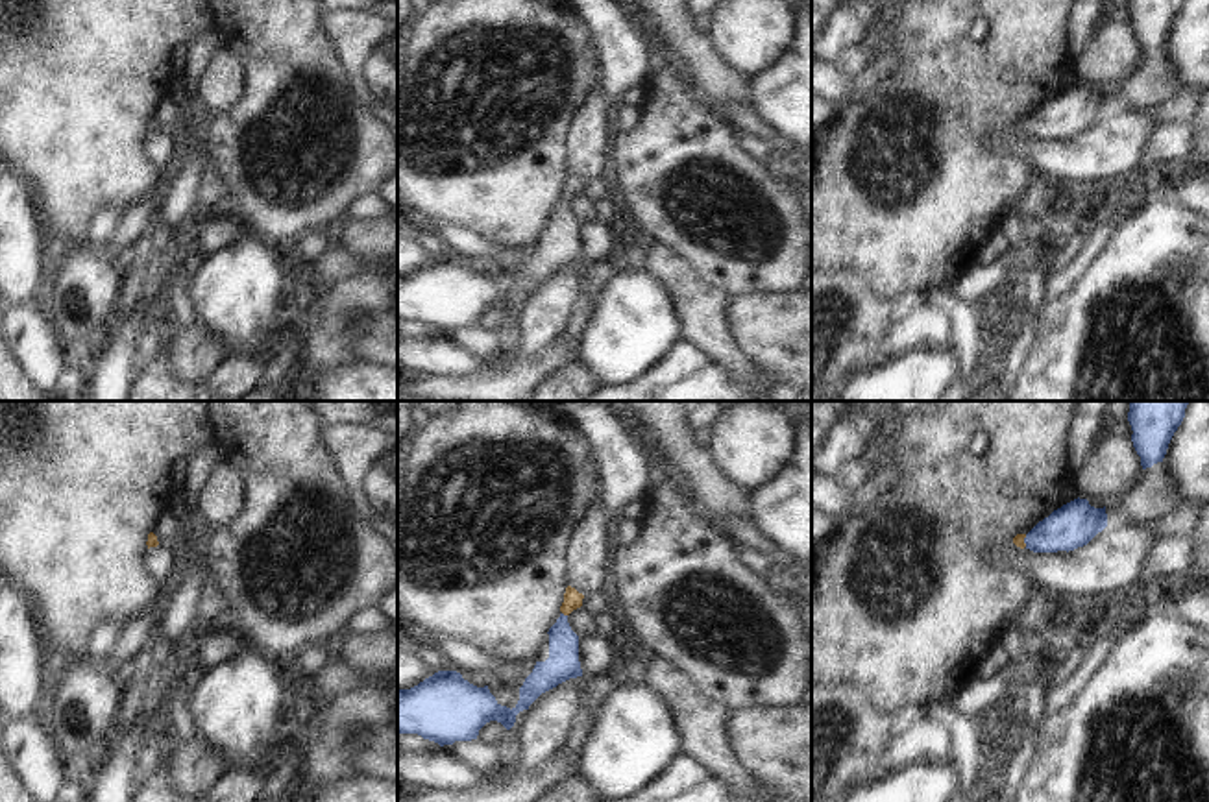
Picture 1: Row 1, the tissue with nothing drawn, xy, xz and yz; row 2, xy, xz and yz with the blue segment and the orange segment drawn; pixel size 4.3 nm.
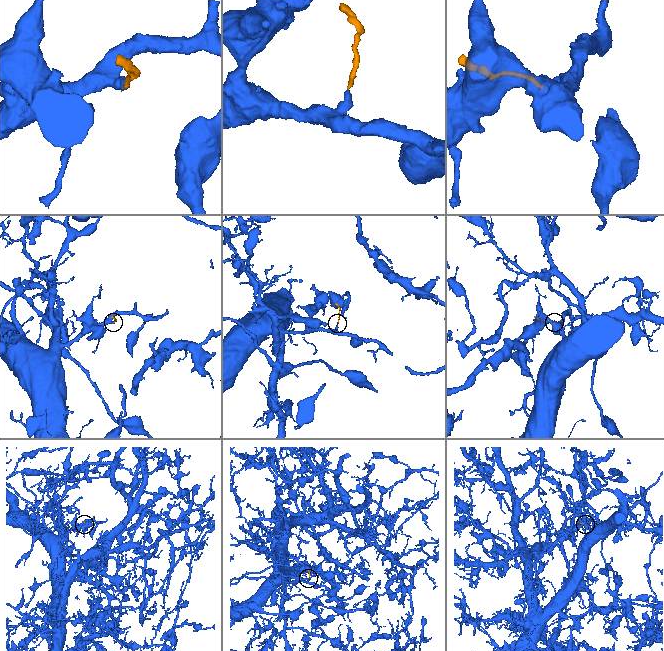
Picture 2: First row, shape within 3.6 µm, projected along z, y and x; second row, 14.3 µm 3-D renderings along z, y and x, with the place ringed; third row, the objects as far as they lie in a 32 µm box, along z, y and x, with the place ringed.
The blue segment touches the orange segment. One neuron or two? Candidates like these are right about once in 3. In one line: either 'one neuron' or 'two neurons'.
one neuron

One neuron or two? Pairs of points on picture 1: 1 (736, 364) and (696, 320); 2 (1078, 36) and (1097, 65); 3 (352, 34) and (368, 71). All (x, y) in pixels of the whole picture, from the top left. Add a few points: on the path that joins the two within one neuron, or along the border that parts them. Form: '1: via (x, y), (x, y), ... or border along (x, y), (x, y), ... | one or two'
1: via (727, 353), (707, 331) | one
2: border along (1104, 19), (1076, 63) | two
3: via (361, 43), (368, 50), (368, 61) | one

